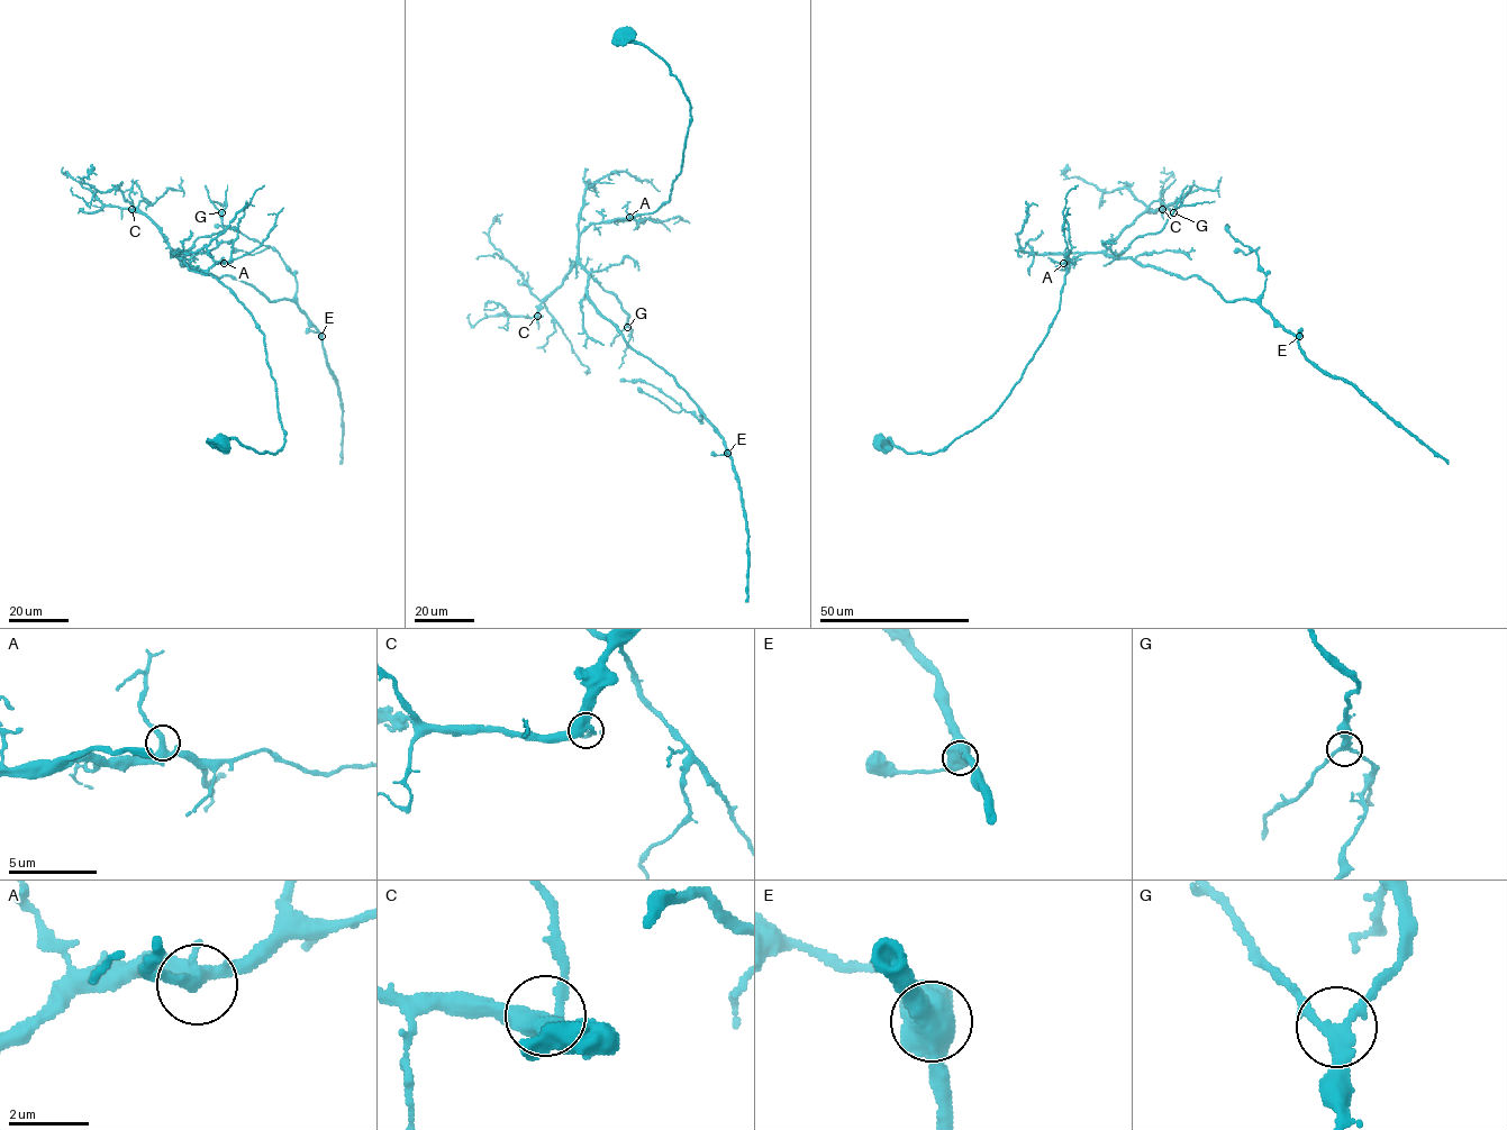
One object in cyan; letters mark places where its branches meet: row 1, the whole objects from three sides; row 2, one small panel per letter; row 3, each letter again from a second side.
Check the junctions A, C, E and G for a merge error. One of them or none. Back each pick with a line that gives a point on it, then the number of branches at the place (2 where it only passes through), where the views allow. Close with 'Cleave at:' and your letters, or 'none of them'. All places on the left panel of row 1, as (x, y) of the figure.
Cleave at: none of them

